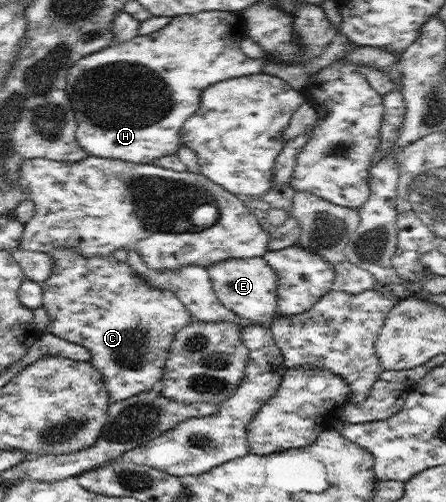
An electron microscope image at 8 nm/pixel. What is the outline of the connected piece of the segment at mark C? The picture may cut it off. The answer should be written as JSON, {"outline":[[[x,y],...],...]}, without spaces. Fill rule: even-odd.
{"outline":[[[57,247],[48,253],[54,268],[51,276],[41,284],[42,305],[51,319],[46,332],[89,349],[90,363],[106,382],[110,404],[158,387],[175,335],[194,320],[177,295],[171,290],[150,286],[149,281],[135,274],[127,262],[115,260],[114,255],[87,258],[69,247]]]}

